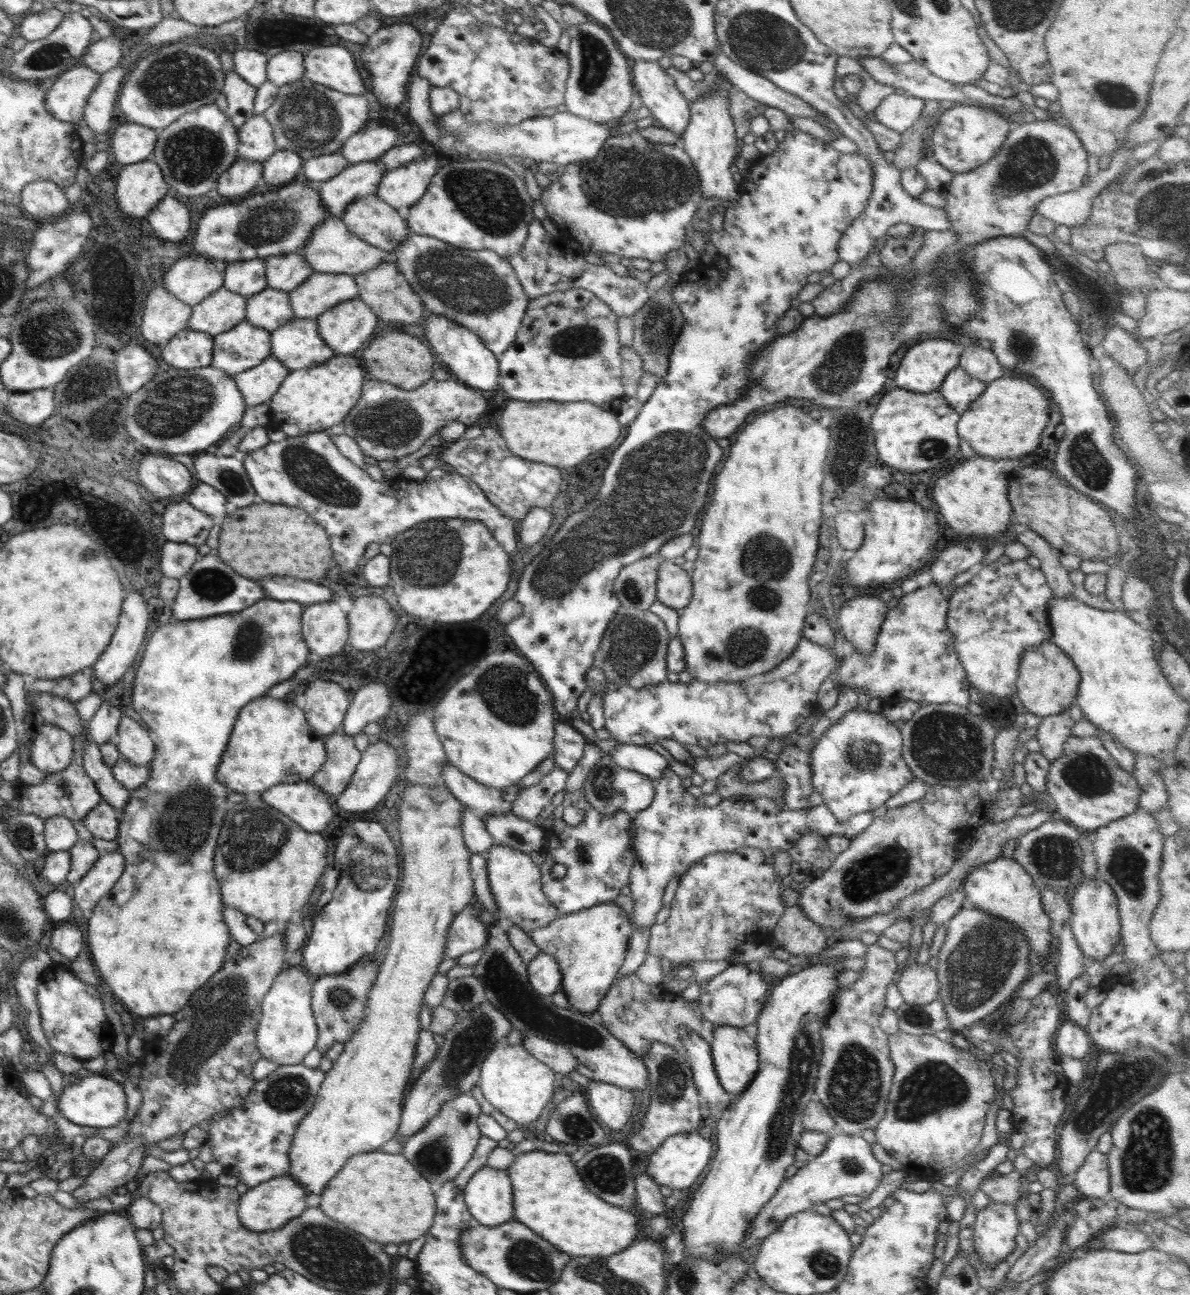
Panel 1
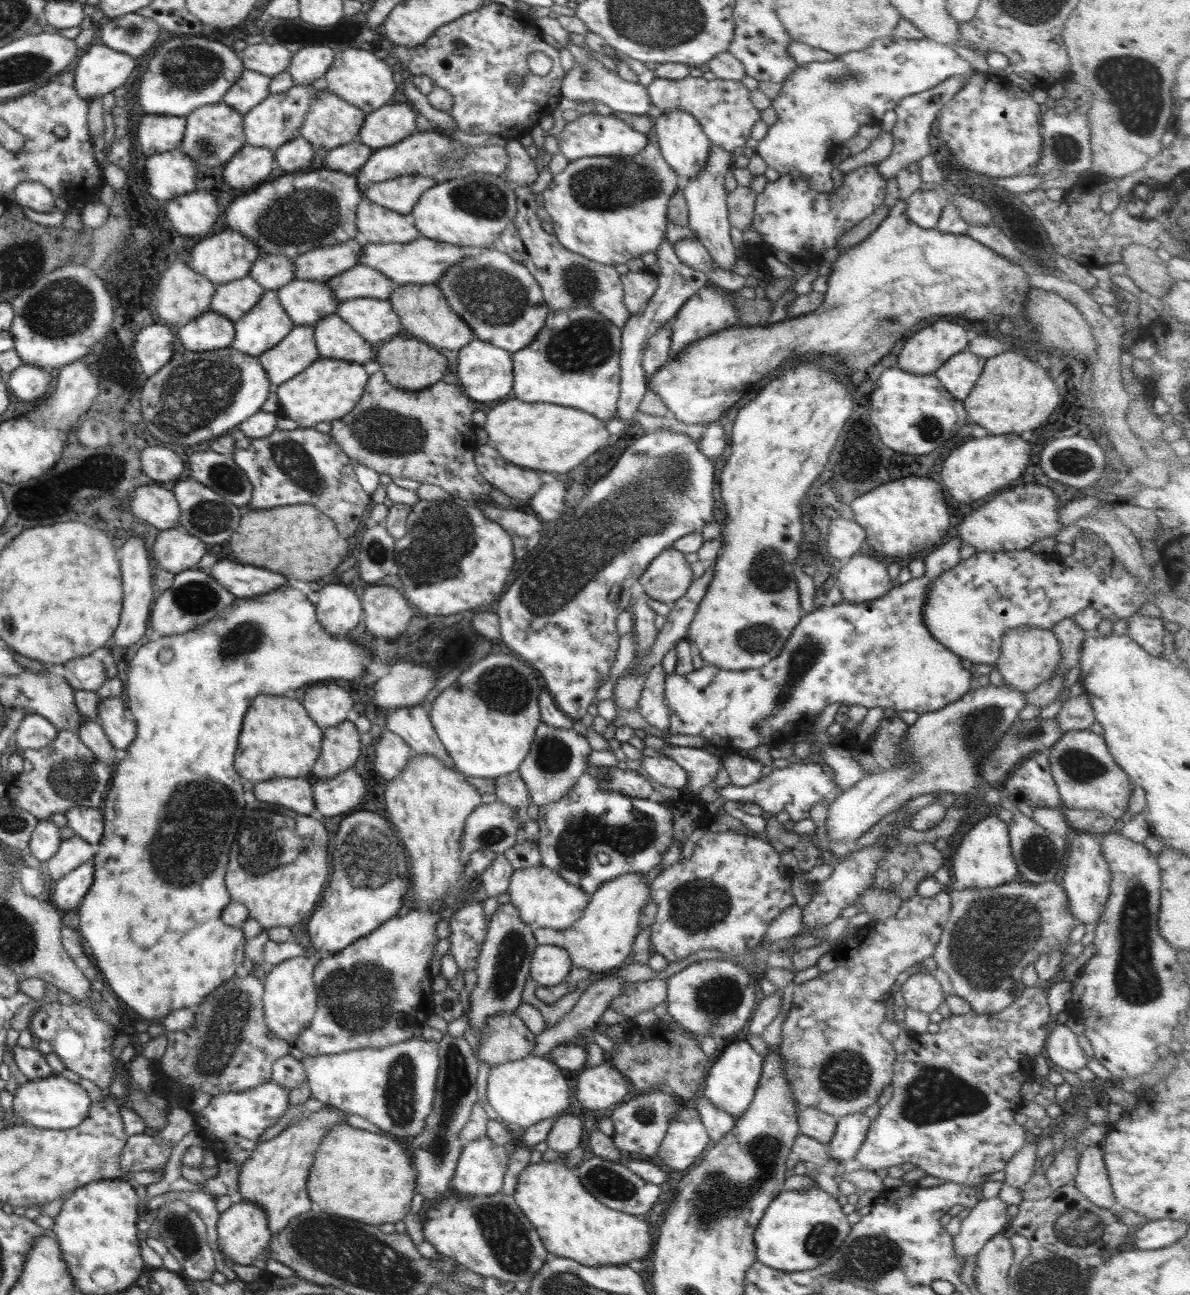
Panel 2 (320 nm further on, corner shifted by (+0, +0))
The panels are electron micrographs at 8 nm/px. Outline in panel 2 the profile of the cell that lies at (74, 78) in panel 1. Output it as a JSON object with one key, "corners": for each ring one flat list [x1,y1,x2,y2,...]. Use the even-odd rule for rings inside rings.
{"corners":[[94,42,81,52,71,69,78,94,92,102,122,87,134,68,135,58]]}

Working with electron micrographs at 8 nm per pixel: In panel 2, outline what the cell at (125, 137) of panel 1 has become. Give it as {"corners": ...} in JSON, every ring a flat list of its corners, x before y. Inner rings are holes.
{"corners":[[143,114,137,124,137,141,149,157,179,147,185,130,185,117]]}

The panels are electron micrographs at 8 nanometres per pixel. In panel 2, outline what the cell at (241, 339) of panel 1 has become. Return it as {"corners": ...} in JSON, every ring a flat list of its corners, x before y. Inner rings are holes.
{"corners":[[265,291,253,309,236,322,232,350,258,357,277,346,295,327,276,298,276,291]]}

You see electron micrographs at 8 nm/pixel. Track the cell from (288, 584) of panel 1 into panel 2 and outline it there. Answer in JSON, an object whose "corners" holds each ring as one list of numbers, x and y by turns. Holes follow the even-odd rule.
{"corners":[[222,558,210,568,208,574,238,598,266,594,288,582,282,574,274,574,256,566,234,564]]}

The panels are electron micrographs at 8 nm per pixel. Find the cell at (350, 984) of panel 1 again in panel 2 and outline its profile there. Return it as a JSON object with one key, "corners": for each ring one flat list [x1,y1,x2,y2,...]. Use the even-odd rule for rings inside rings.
{"corners":[[412,909,410,912,408,911,405,916,396,916,383,922,376,930,373,930,372,933,359,938,357,941,346,946,345,949,332,953,332,956,318,956,315,960,315,967,313,970,313,981,317,986,318,995,317,1009,311,1023,298,1035,298,1038,296,1038,294,1046,302,1050,304,1054,315,1057,328,1054,340,1054,348,1052,349,1050,384,1049,388,1046,413,1039,412,1030,414,1030,416,1026,422,1027,426,1020,435,1014,432,1004,434,992,431,987,433,976,430,974,429,964,433,957,435,942,438,940,438,937,436,937,436,923,444,917,446,919,446,912,443,909,428,911]]}

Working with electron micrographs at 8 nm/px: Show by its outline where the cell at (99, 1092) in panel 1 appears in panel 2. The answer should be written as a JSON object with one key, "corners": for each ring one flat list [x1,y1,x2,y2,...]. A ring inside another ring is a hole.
{"corners":[[56,1073,19,1085,11,1108,13,1114,25,1120,28,1125,50,1130,66,1130,78,1126,88,1116,91,1106,92,1101,79,1082,72,1082]]}

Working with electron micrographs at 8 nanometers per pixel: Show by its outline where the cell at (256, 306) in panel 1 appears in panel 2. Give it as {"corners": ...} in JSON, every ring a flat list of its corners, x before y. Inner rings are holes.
{"corners":[[294,280,276,291,276,298,290,320,298,325,314,325,326,315,335,314,338,300,326,283]]}

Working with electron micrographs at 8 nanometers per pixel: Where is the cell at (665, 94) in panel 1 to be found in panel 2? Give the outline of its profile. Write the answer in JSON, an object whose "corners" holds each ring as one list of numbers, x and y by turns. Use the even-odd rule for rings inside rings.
{"corners":[[666,110,664,114,653,118,652,139,661,150,664,160,668,166,679,176,679,188,683,189,691,178,703,171,706,166,710,139,704,134,697,118,694,118,688,111]]}

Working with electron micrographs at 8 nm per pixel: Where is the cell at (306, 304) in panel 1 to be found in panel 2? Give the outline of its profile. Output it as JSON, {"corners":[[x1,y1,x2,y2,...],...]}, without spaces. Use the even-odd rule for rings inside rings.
{"corners":[[359,262,356,266,326,282,330,292,339,303,354,298,374,298,377,300,390,299,392,282,378,270]]}

